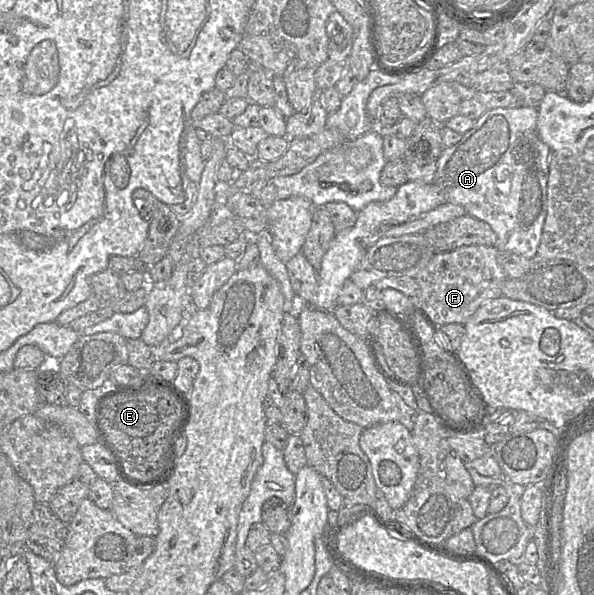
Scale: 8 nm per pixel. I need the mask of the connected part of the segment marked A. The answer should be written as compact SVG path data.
M532 107L496 108L486 111L460 142L445 148L437 160L434 183L445 195L445 202L464 207L467 215L490 225L497 235L498 252L512 252L534 259L547 214L547 183L550 148L537 132L538 110Z

